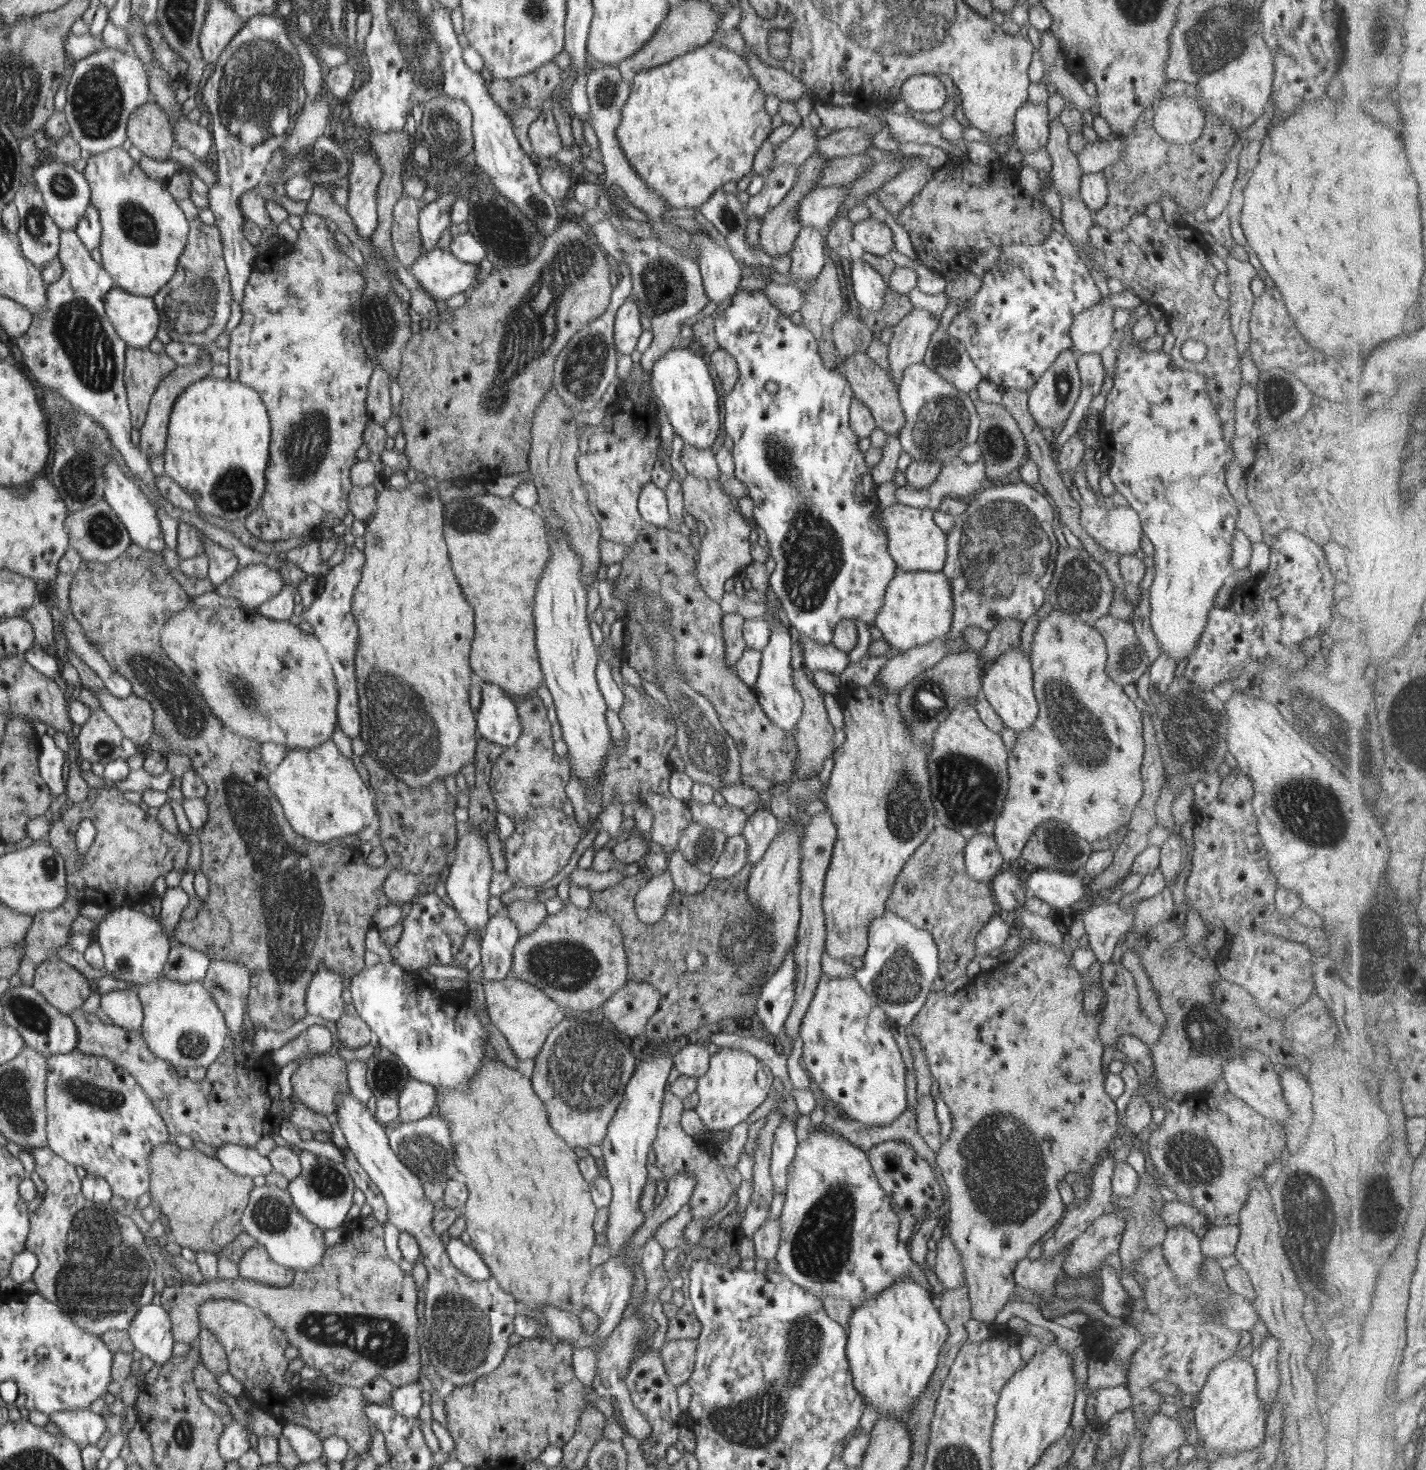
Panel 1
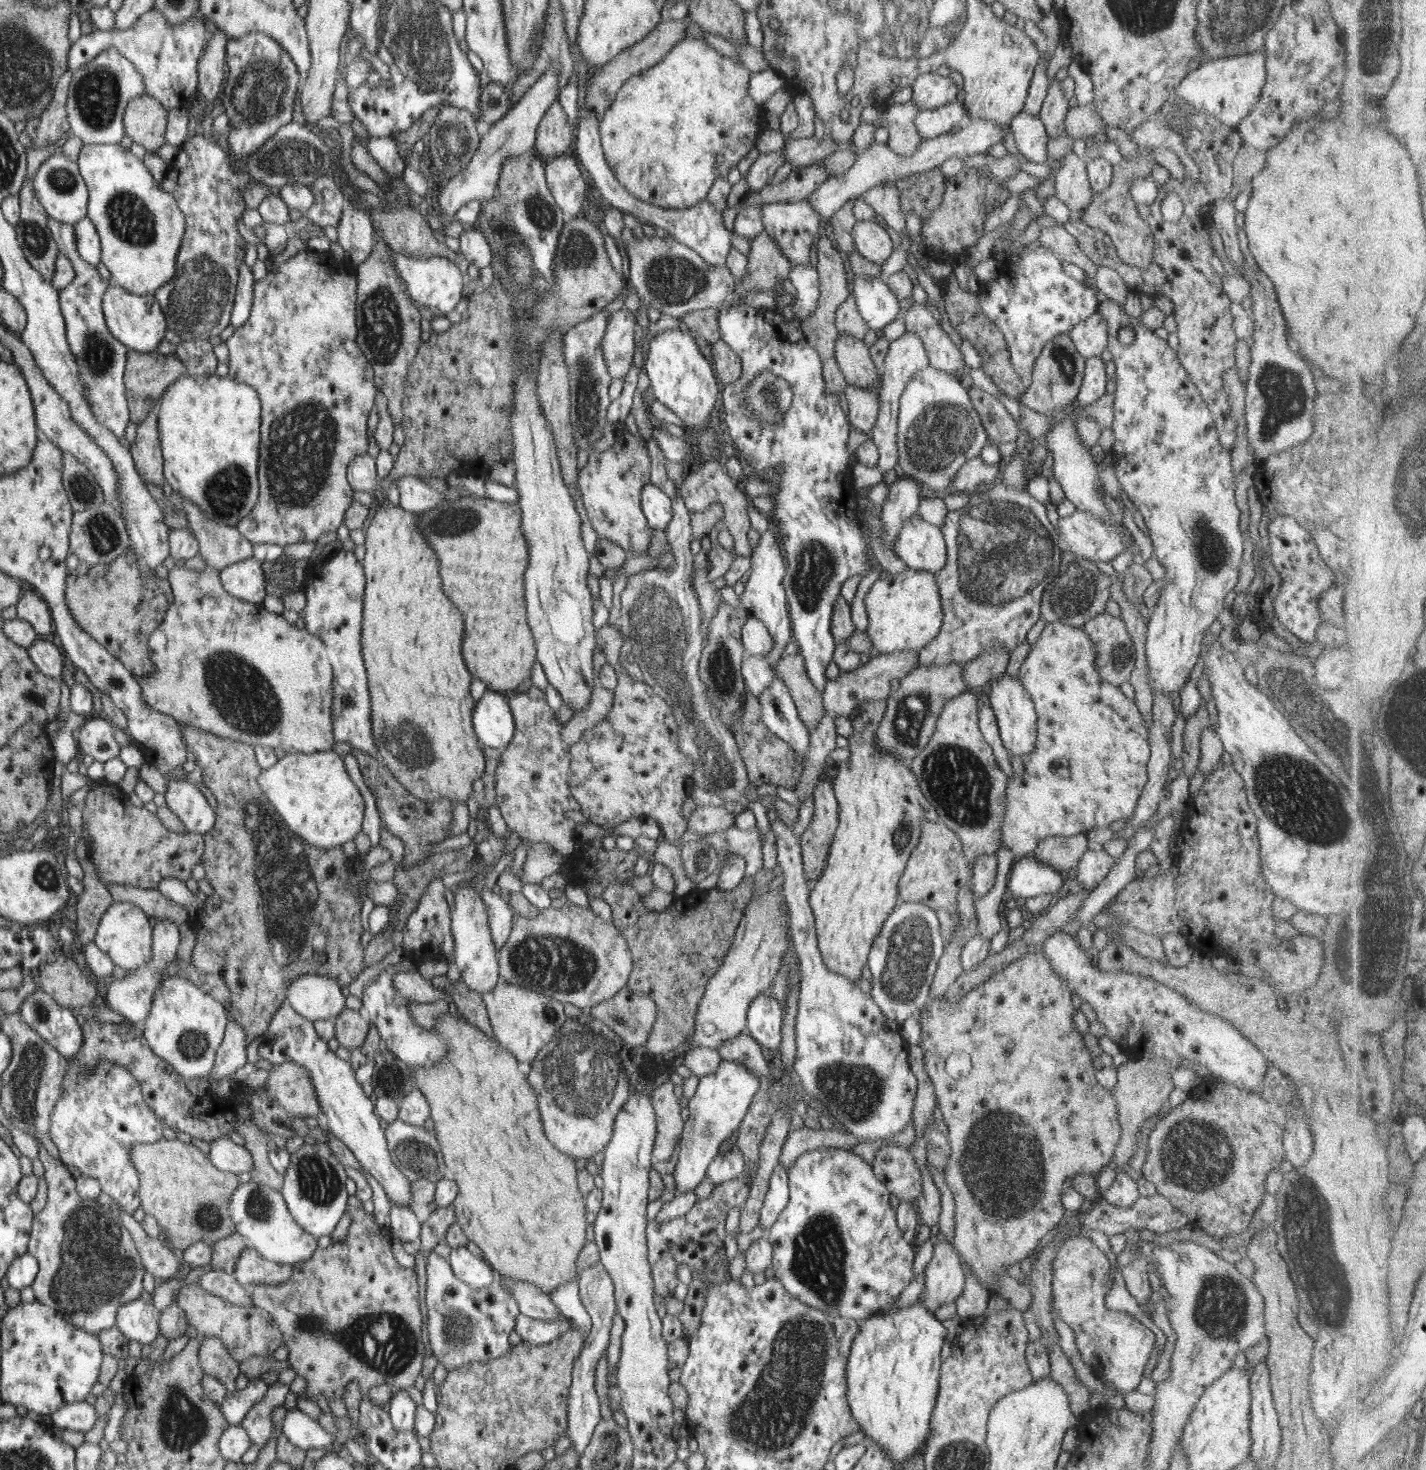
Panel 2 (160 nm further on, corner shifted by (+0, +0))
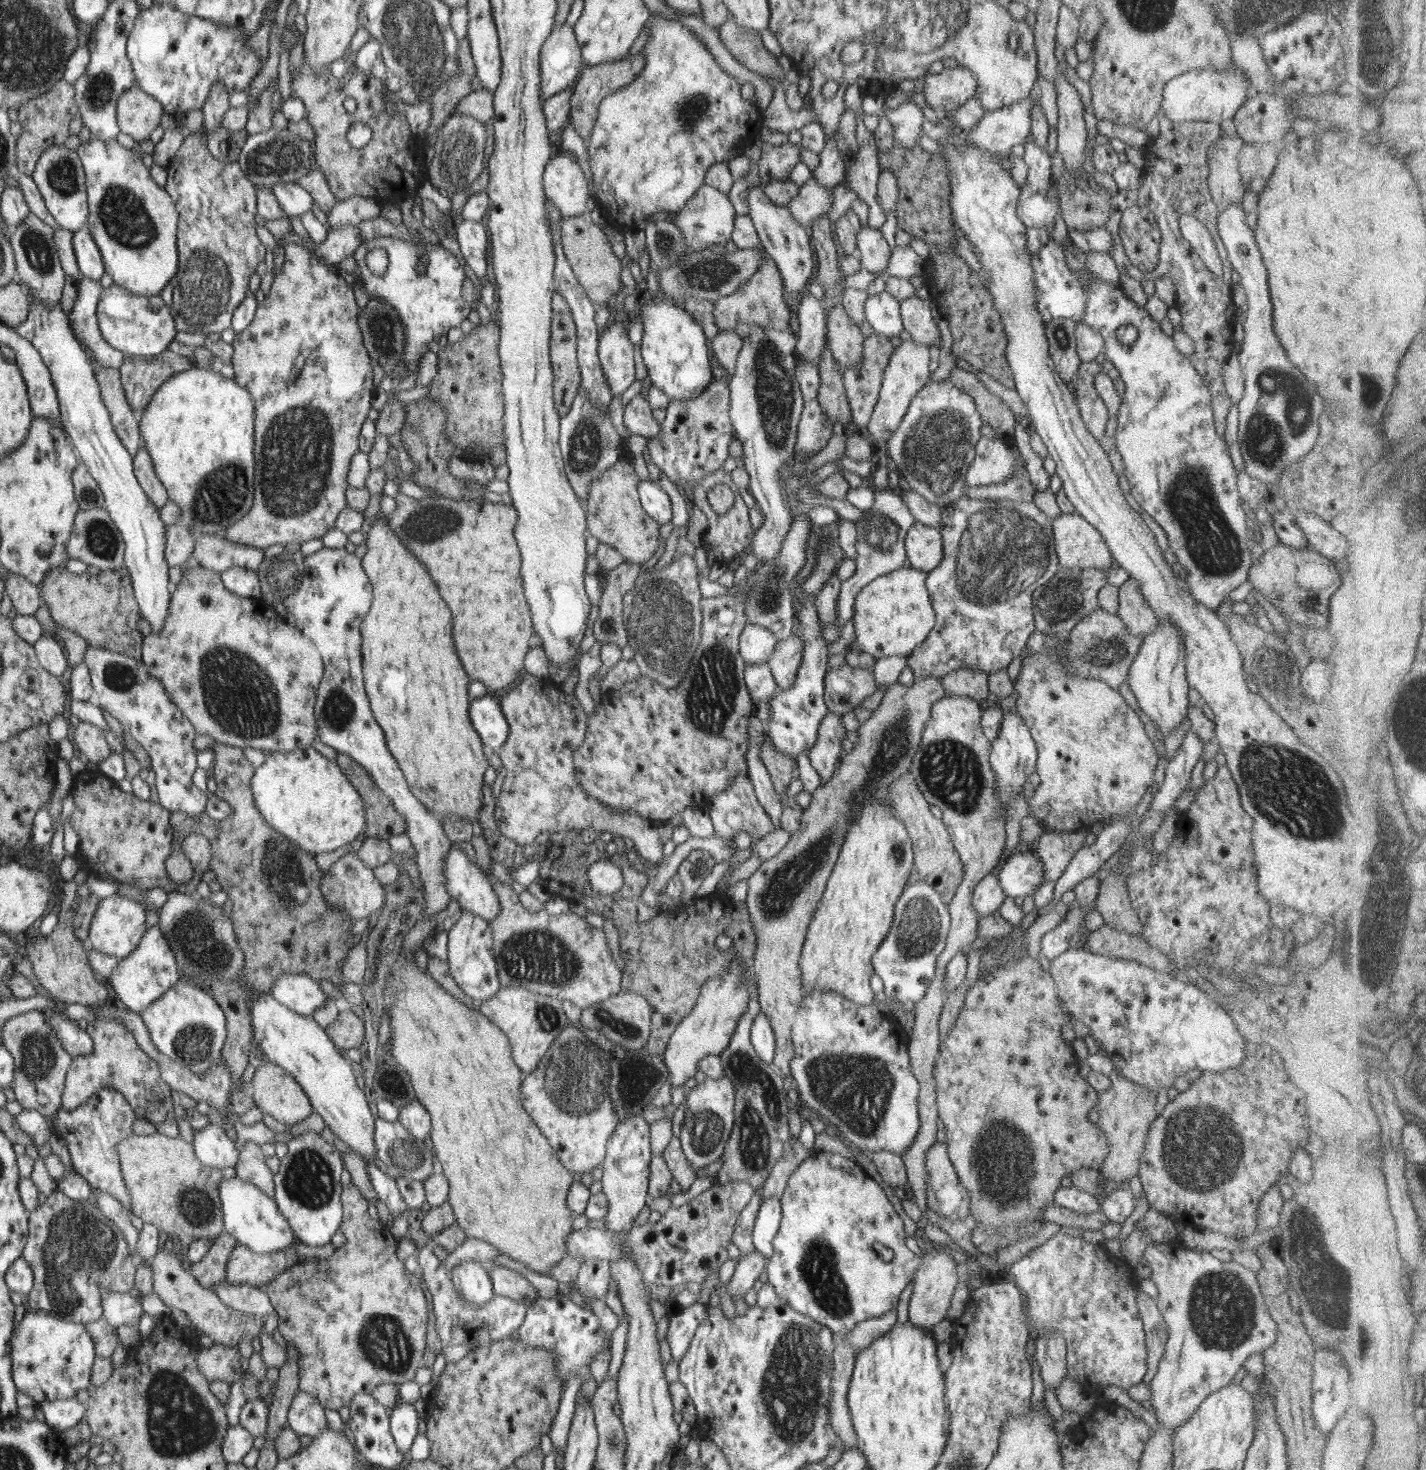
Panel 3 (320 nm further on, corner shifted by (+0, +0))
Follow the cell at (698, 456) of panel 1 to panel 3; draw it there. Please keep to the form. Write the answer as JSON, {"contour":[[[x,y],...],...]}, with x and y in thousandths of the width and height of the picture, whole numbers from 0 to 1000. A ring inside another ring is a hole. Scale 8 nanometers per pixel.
{"contour":[[[450,269],[445,269],[442,275],[439,276],[437,284],[440,293],[453,299],[461,297],[464,293],[461,287],[457,284],[457,276]]]}

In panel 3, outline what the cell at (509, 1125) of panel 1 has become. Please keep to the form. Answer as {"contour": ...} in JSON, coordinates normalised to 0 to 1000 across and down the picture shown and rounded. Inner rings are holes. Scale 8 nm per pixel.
{"contour":[[[285,651],[283,656],[281,657],[281,660],[279,662],[276,662],[276,659],[276,659],[275,658],[275,661],[270,665],[269,668],[272,671],[270,672],[270,686],[271,686],[271,690],[273,693],[273,699],[271,699],[271,700],[270,701],[273,701],[274,702],[276,702],[275,703],[273,703],[275,706],[275,712],[272,718],[276,718],[278,721],[279,724],[282,725],[283,728],[285,728],[285,729],[288,731],[288,737],[290,737],[289,740],[292,741],[292,746],[293,746],[292,749],[297,750],[299,754],[302,757],[303,778],[304,778],[304,780],[306,780],[306,785],[308,786],[308,788],[309,790],[309,797],[314,802],[315,804],[314,817],[316,819],[316,821],[318,822],[320,832],[324,835],[324,837],[326,838],[327,841],[343,845],[344,846],[345,846],[345,848],[347,848],[351,852],[351,853],[355,853],[355,854],[357,854],[359,857],[367,859],[371,863],[373,863],[374,865],[376,865],[379,867],[384,867],[388,861],[390,861],[396,855],[398,854],[398,849],[400,847],[398,842],[399,839],[403,837],[401,837],[401,831],[403,830],[403,827],[400,827],[400,823],[398,822],[398,814],[399,808],[402,806],[403,800],[402,798],[400,797],[393,790],[390,783],[386,780],[384,775],[380,771],[380,769],[376,766],[376,764],[372,761],[372,759],[369,756],[369,754],[367,754],[366,747],[365,747],[365,744],[366,744],[365,739],[367,734],[365,733],[365,728],[364,727],[364,725],[361,723],[361,720],[359,716],[359,712],[357,708],[357,706],[353,703],[353,701],[351,701],[350,698],[348,698],[347,696],[345,696],[344,693],[343,693],[342,691],[339,691],[337,688],[337,687],[331,686],[331,685],[329,685],[327,682],[324,682],[322,679],[320,679],[319,677],[316,676],[314,674],[313,674],[308,667],[306,667],[305,665],[303,665],[303,663],[301,662],[301,661],[295,661],[296,660],[296,659],[293,658],[293,656],[292,655],[290,652],[288,652]]]}

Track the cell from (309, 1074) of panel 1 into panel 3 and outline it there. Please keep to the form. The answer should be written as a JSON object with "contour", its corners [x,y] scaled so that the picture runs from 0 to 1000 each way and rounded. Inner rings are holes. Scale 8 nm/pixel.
{"contour":[[[191,723],[179,726],[175,748],[179,750],[179,754],[183,756],[187,756],[191,761],[201,765],[208,765],[208,763],[216,761],[220,756],[218,748],[215,746],[215,743],[213,743],[207,733],[202,731],[202,729],[198,725]]]}

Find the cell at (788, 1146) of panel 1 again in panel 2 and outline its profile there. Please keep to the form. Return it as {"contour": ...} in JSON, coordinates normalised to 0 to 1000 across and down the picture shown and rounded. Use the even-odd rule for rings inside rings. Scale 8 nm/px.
{"contour":[[[546,792],[542,796],[539,803],[539,809],[535,816],[533,824],[532,834],[535,835],[535,841],[539,841],[539,838],[544,831],[546,826],[553,817],[553,796]]]}

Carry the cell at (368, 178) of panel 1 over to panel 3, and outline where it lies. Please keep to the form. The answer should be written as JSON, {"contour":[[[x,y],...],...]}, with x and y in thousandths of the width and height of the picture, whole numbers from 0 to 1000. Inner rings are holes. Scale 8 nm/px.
{"contour":[[[238,152],[230,156],[229,163],[221,167],[220,172],[223,173],[229,181],[237,183],[238,178],[245,173],[248,173],[255,165],[250,152]]]}

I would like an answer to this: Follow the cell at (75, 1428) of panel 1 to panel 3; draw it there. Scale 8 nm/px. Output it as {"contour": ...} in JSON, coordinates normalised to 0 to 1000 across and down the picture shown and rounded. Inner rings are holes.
{"contour":[[[53,950],[32,953],[25,956],[29,959],[34,971],[43,975],[53,971],[58,965],[61,964],[60,955],[55,953]]]}

